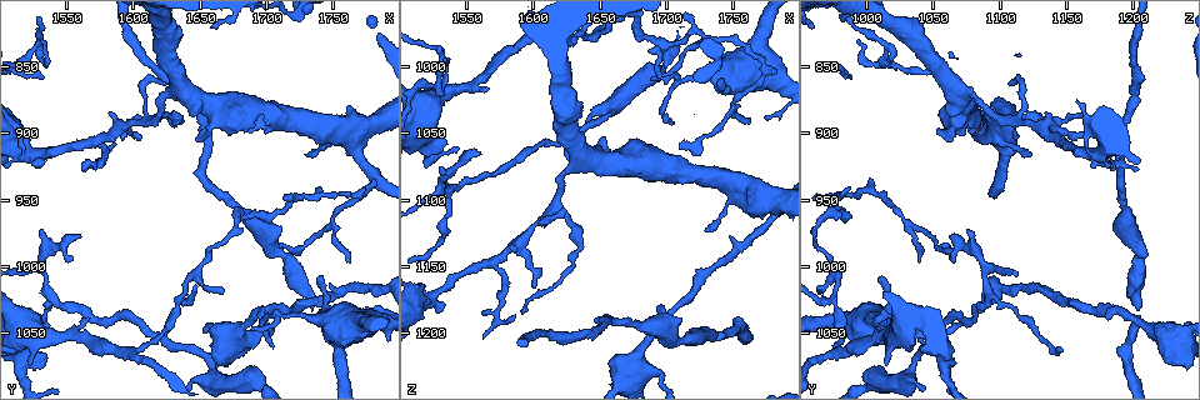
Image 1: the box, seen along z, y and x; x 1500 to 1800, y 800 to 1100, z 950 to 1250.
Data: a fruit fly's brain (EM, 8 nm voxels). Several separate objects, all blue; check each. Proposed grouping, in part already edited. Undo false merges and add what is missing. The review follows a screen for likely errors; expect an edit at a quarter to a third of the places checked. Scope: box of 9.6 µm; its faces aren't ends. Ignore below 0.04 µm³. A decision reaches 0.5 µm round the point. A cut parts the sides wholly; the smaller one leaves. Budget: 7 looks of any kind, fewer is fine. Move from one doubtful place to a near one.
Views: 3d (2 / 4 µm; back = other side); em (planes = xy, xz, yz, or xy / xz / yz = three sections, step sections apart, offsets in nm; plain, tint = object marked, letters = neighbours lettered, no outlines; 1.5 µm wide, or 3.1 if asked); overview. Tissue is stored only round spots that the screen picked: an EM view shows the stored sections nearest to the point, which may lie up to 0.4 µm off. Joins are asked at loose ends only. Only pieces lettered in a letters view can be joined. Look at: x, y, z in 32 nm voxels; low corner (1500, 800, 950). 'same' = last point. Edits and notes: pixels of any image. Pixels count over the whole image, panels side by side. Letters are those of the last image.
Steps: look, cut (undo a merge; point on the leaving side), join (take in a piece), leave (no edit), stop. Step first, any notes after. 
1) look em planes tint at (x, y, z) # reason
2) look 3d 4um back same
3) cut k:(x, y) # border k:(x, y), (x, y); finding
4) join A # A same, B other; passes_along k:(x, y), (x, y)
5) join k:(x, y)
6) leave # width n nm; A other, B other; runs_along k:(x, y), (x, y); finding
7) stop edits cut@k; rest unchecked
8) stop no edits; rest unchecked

look em planes tint at (1586, 908, 1190)

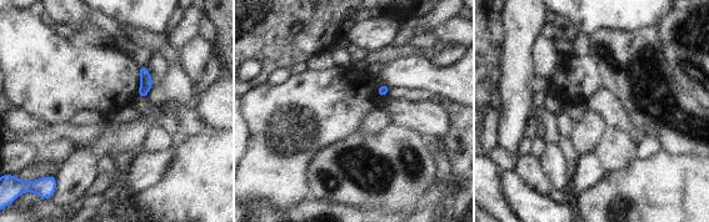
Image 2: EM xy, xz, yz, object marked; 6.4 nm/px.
look em planes letters same # what lies round it

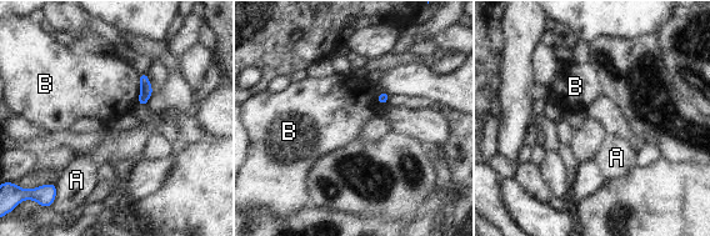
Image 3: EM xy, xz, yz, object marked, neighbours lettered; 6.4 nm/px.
leave # A other, B other; border 3:(140, 75), (138, 105); none of them fits

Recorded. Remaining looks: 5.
look 3d 2um at (1598, 1066, 976)

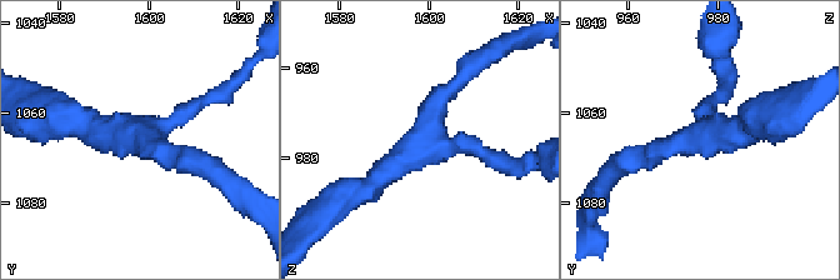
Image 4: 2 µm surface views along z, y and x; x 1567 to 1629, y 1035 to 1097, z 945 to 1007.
look em planes tint at (1598, 1065, 978) # arms 3

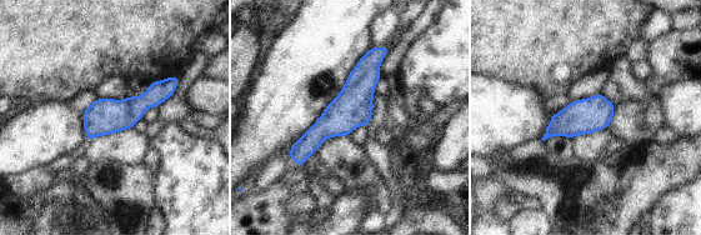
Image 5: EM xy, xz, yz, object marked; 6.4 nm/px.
look em planes letters same

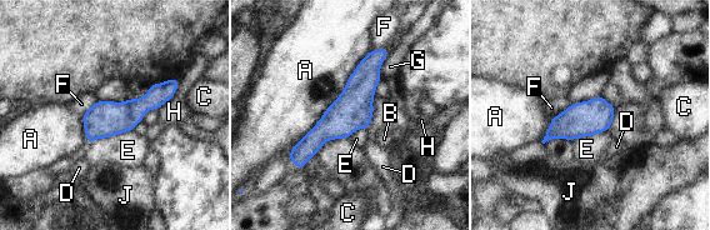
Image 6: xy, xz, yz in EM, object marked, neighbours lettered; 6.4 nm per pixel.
leave # longest_contact A 850 nm; A other, B other, C other, D other, E other, F other, G other, H other, J other; runs_along 6:(383, 53), (356, 98), (296, 161); one neuron here

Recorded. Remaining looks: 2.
look em planes letters at (1522, 1076, 1012)

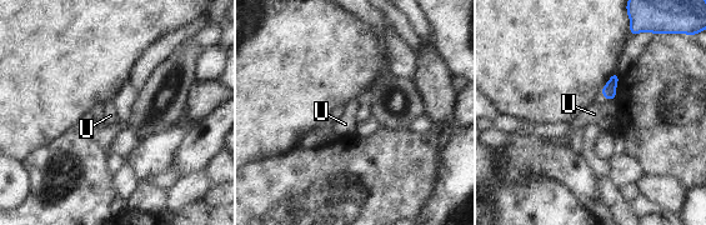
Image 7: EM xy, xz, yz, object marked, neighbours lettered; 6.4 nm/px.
leave # U other; border 7:(605, 99), (614, 100); none of them fits

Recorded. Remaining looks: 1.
stop no edits; rest unchecked

